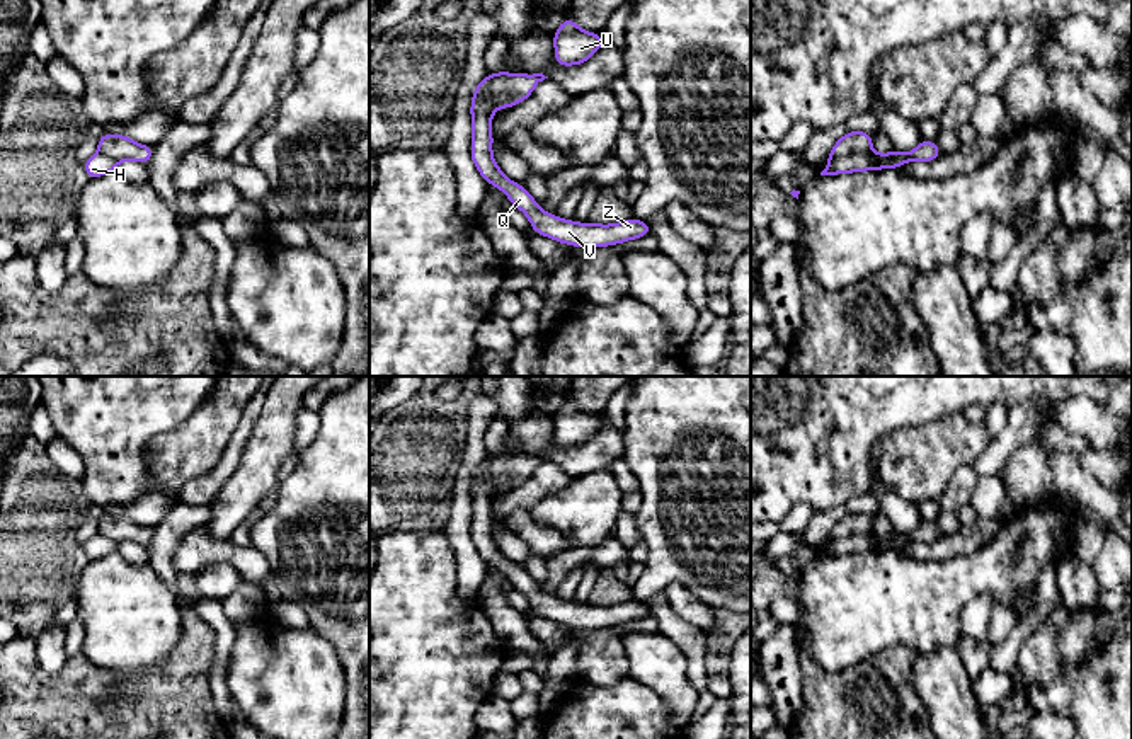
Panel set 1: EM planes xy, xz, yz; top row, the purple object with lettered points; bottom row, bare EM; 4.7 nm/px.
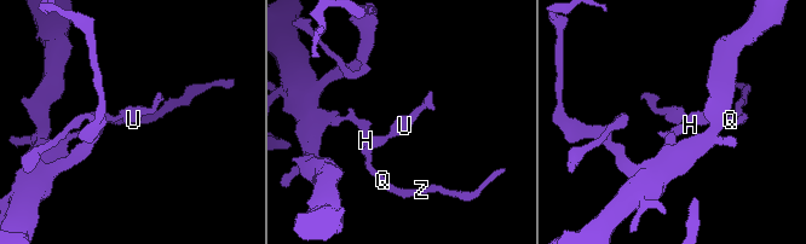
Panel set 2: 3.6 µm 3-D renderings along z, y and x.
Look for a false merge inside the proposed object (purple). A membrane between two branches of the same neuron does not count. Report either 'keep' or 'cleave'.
cleave

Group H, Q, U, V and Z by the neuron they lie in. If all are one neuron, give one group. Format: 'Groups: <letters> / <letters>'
Groups: H Q V Z / U

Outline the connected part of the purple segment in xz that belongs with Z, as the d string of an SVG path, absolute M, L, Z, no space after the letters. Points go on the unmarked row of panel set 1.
M485 458L473 472L472 477L472 530L470 536L475 550L483 562L499 569L514 589L521 591L528 599L535 615L550 618L558 625L574 628L608 628L623 625L626 622L637 622L652 615L649 603L637 599L625 601L621 604L599 606L599 604L575 604L572 601L562 601L557 596L546 594L540 589L540 584L524 570L516 565L499 550L492 538L494 516L490 504L494 499L492 475L489 472L489 458Z

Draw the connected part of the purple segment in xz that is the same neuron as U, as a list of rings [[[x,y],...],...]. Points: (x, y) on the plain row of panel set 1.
[[[570,398],[552,417],[555,444],[560,448],[584,446],[606,424],[604,415],[580,410]]]

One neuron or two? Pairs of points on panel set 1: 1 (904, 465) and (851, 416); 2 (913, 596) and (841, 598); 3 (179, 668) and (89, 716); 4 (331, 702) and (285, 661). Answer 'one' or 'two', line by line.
1: two
2: one
3: one
4: one

